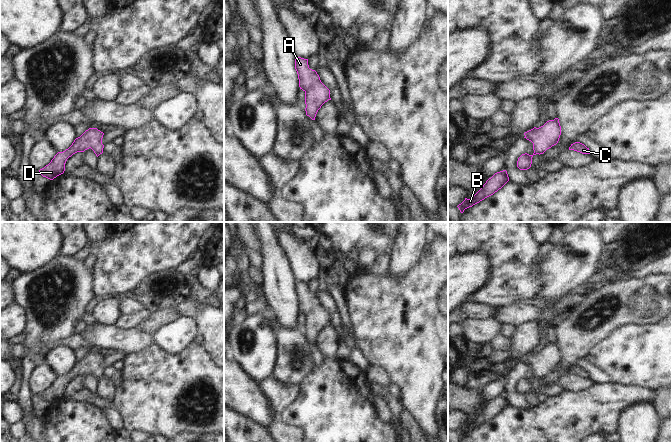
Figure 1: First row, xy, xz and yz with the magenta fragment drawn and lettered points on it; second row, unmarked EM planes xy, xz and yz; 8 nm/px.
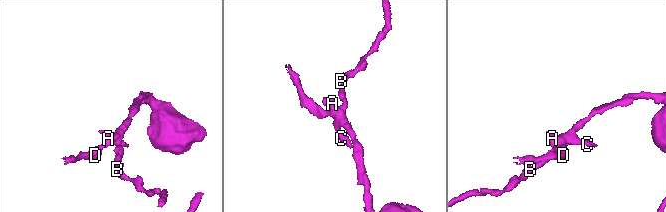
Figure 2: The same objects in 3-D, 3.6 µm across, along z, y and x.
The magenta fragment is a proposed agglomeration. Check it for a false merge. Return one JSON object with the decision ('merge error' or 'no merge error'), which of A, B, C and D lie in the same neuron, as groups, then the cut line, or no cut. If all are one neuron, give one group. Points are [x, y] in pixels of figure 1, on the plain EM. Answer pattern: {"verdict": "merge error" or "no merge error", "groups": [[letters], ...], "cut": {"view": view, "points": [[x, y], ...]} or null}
{"verdict": "no merge error", "groups": [["A", "B", "C", "D"]], "cut": null}

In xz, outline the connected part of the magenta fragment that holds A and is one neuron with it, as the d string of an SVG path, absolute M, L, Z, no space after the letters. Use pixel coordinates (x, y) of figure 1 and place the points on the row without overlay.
M295 282L299 311L305 316L306 339L315 344L321 330L331 324L330 314L321 306L315 294L309 292L308 283Z

